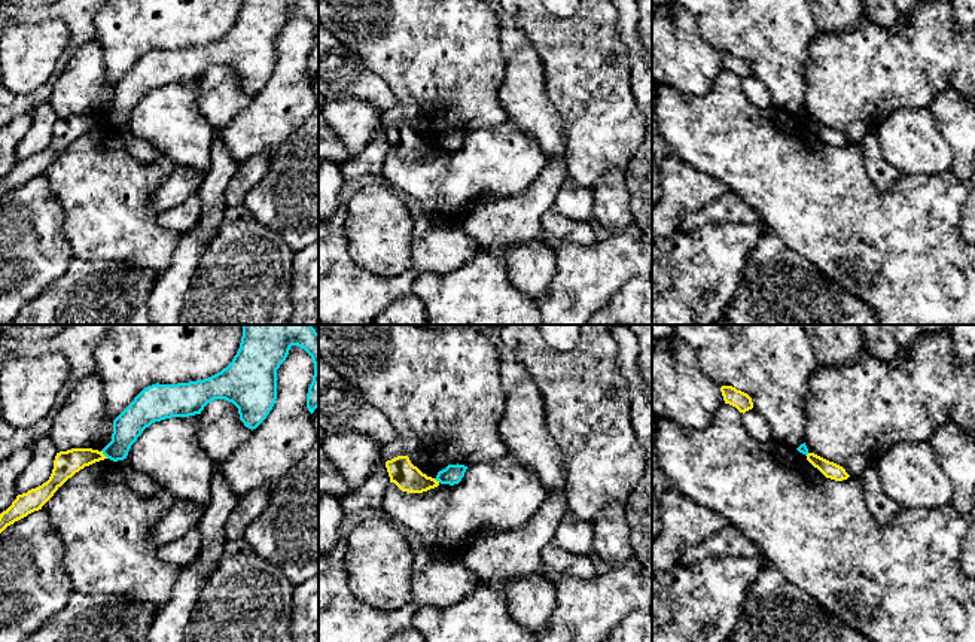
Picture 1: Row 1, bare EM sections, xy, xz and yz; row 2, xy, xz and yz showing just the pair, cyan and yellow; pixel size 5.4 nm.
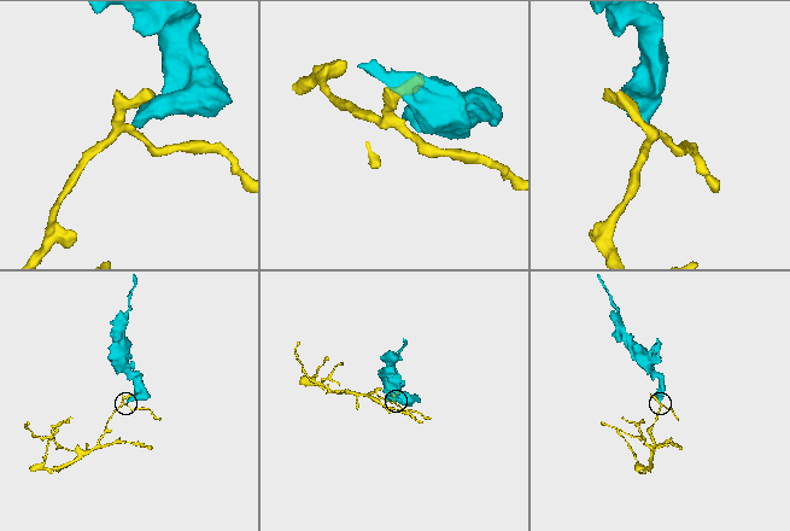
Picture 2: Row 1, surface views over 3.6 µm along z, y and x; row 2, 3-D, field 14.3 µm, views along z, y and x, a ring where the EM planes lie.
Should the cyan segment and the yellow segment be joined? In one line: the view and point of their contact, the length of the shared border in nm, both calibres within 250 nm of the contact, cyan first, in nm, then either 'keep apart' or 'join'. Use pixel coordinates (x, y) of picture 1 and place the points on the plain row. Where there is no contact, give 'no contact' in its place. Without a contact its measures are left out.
contact xy (104, 121); length 60 nm; calibres 160 and 140 nm; keep apart

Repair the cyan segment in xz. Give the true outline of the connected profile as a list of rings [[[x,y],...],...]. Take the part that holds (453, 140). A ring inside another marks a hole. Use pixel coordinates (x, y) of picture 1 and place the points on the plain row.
[[[448,131],[445,136],[439,137],[436,142],[436,147],[439,147],[441,150],[458,150],[461,147],[461,144],[464,143],[467,133],[464,131]]]

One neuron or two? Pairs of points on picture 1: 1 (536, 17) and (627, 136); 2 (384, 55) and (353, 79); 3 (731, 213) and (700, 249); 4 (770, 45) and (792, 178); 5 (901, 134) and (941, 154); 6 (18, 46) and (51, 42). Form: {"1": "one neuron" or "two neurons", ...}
{"1": "one neuron", "2": "two neurons", "3": "two neurons", "4": "two neurons", "5": "one neuron", "6": "one neuron"}

